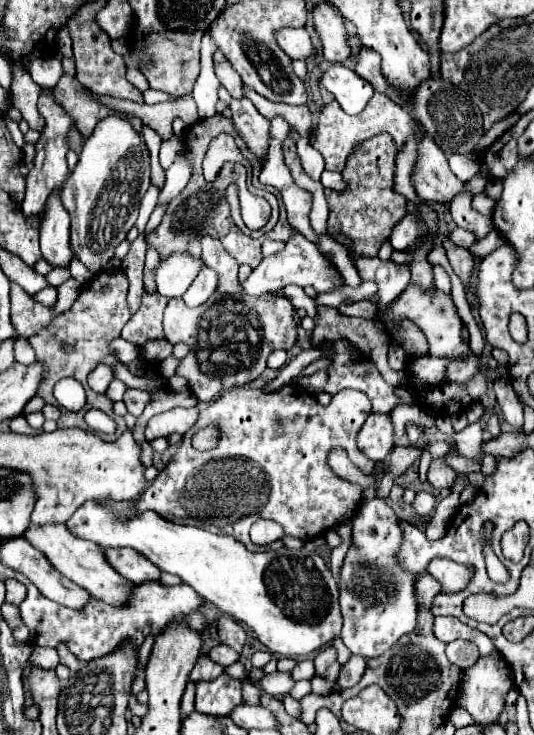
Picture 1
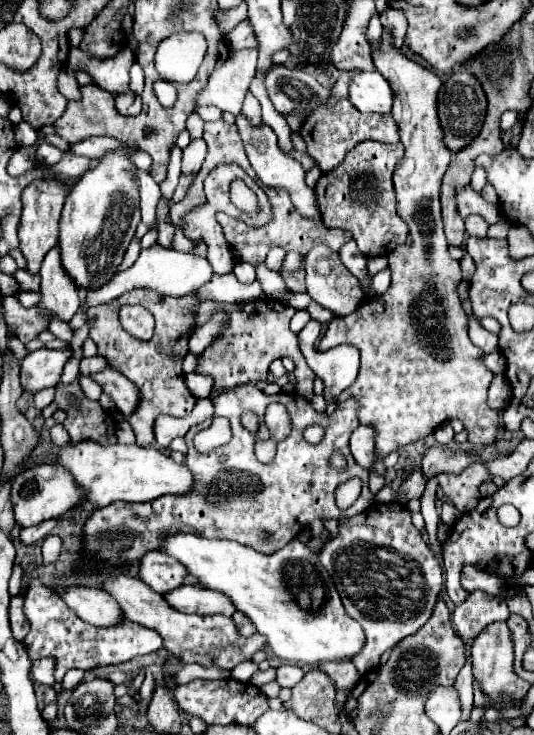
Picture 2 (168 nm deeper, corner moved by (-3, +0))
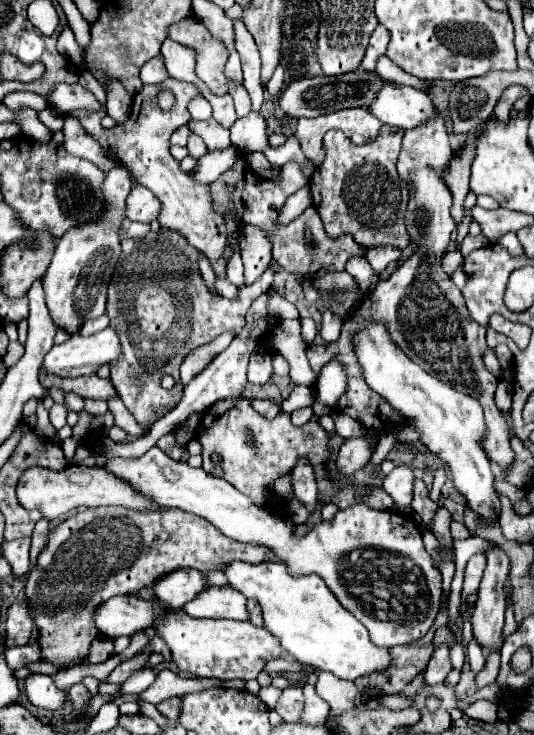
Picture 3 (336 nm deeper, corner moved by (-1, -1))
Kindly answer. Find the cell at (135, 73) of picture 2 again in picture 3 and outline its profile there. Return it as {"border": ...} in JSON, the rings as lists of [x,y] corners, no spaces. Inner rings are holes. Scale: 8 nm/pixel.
{"border":[[[156,55],[154,59],[150,59],[148,63],[144,63],[144,67],[140,69],[140,73],[142,73],[142,81],[144,83],[162,83],[162,81],[166,81],[170,75],[168,75],[168,71],[166,71],[166,67],[164,67],[164,61],[162,61],[162,55]]]}

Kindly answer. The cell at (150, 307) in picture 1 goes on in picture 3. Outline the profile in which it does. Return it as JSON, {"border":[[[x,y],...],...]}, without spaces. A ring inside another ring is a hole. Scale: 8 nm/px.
{"border":[[[164,227],[158,233],[148,233],[144,239],[122,237],[122,253],[116,263],[110,287],[108,287],[106,315],[110,317],[110,327],[118,333],[118,337],[122,341],[124,355],[122,355],[122,359],[110,363],[110,381],[112,381],[118,397],[126,405],[126,409],[144,427],[150,427],[158,417],[162,417],[166,411],[170,411],[170,407],[180,399],[182,385],[178,383],[172,391],[166,391],[160,385],[162,377],[172,375],[176,381],[180,381],[180,365],[190,351],[210,343],[224,331],[234,331],[234,333],[242,331],[246,325],[244,315],[246,315],[248,307],[252,305],[252,301],[256,297],[260,297],[262,293],[268,291],[268,287],[274,279],[274,271],[268,269],[250,287],[240,287],[238,299],[230,301],[224,297],[214,297],[208,293],[208,289],[204,285],[204,279],[202,279],[200,267],[198,267],[198,257],[200,257],[200,251],[196,251],[178,231],[168,231]]]}

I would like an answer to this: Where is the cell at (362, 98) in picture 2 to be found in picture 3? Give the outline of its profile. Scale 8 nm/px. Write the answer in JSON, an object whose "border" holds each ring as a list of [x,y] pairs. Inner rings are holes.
{"border":[[[384,85],[382,91],[378,93],[378,99],[368,107],[382,123],[392,125],[396,129],[412,129],[418,125],[424,125],[436,117],[436,109],[430,101],[430,97],[424,91],[406,87],[406,85]]]}

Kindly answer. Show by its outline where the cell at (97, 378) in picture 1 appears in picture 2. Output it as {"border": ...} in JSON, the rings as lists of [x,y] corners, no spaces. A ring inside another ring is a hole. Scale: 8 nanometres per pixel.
{"border":[[[80,376],[80,386],[84,390],[84,394],[90,398],[90,400],[98,400],[102,396],[102,386],[92,380],[90,376]]]}

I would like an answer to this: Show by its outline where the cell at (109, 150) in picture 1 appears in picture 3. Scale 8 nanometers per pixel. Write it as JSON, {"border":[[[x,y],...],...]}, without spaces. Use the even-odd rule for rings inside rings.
{"border":[[[112,169],[106,173],[106,179],[104,179],[104,197],[108,199],[108,209],[104,211],[104,215],[88,225],[82,225],[82,227],[74,227],[70,229],[58,243],[56,243],[56,251],[54,251],[54,257],[52,257],[52,263],[42,279],[44,283],[44,295],[46,295],[46,305],[48,305],[48,311],[56,323],[58,329],[74,335],[78,333],[78,329],[82,327],[84,319],[94,319],[94,317],[100,317],[104,315],[106,311],[106,289],[108,289],[108,283],[110,283],[110,277],[114,273],[114,267],[118,263],[118,257],[120,257],[120,231],[124,227],[124,209],[126,209],[126,197],[132,189],[132,183],[130,183],[130,175],[126,169]]]}

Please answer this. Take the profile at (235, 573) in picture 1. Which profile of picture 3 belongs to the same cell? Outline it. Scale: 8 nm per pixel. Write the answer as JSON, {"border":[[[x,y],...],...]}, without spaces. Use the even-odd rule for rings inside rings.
{"border":[[[280,561],[268,563],[230,563],[224,569],[230,587],[238,589],[248,599],[256,599],[264,613],[264,627],[280,639],[286,653],[296,657],[300,663],[330,671],[340,679],[356,681],[372,673],[382,673],[390,667],[390,649],[376,647],[366,627],[346,611],[326,583],[318,575],[292,577],[288,567]]]}

